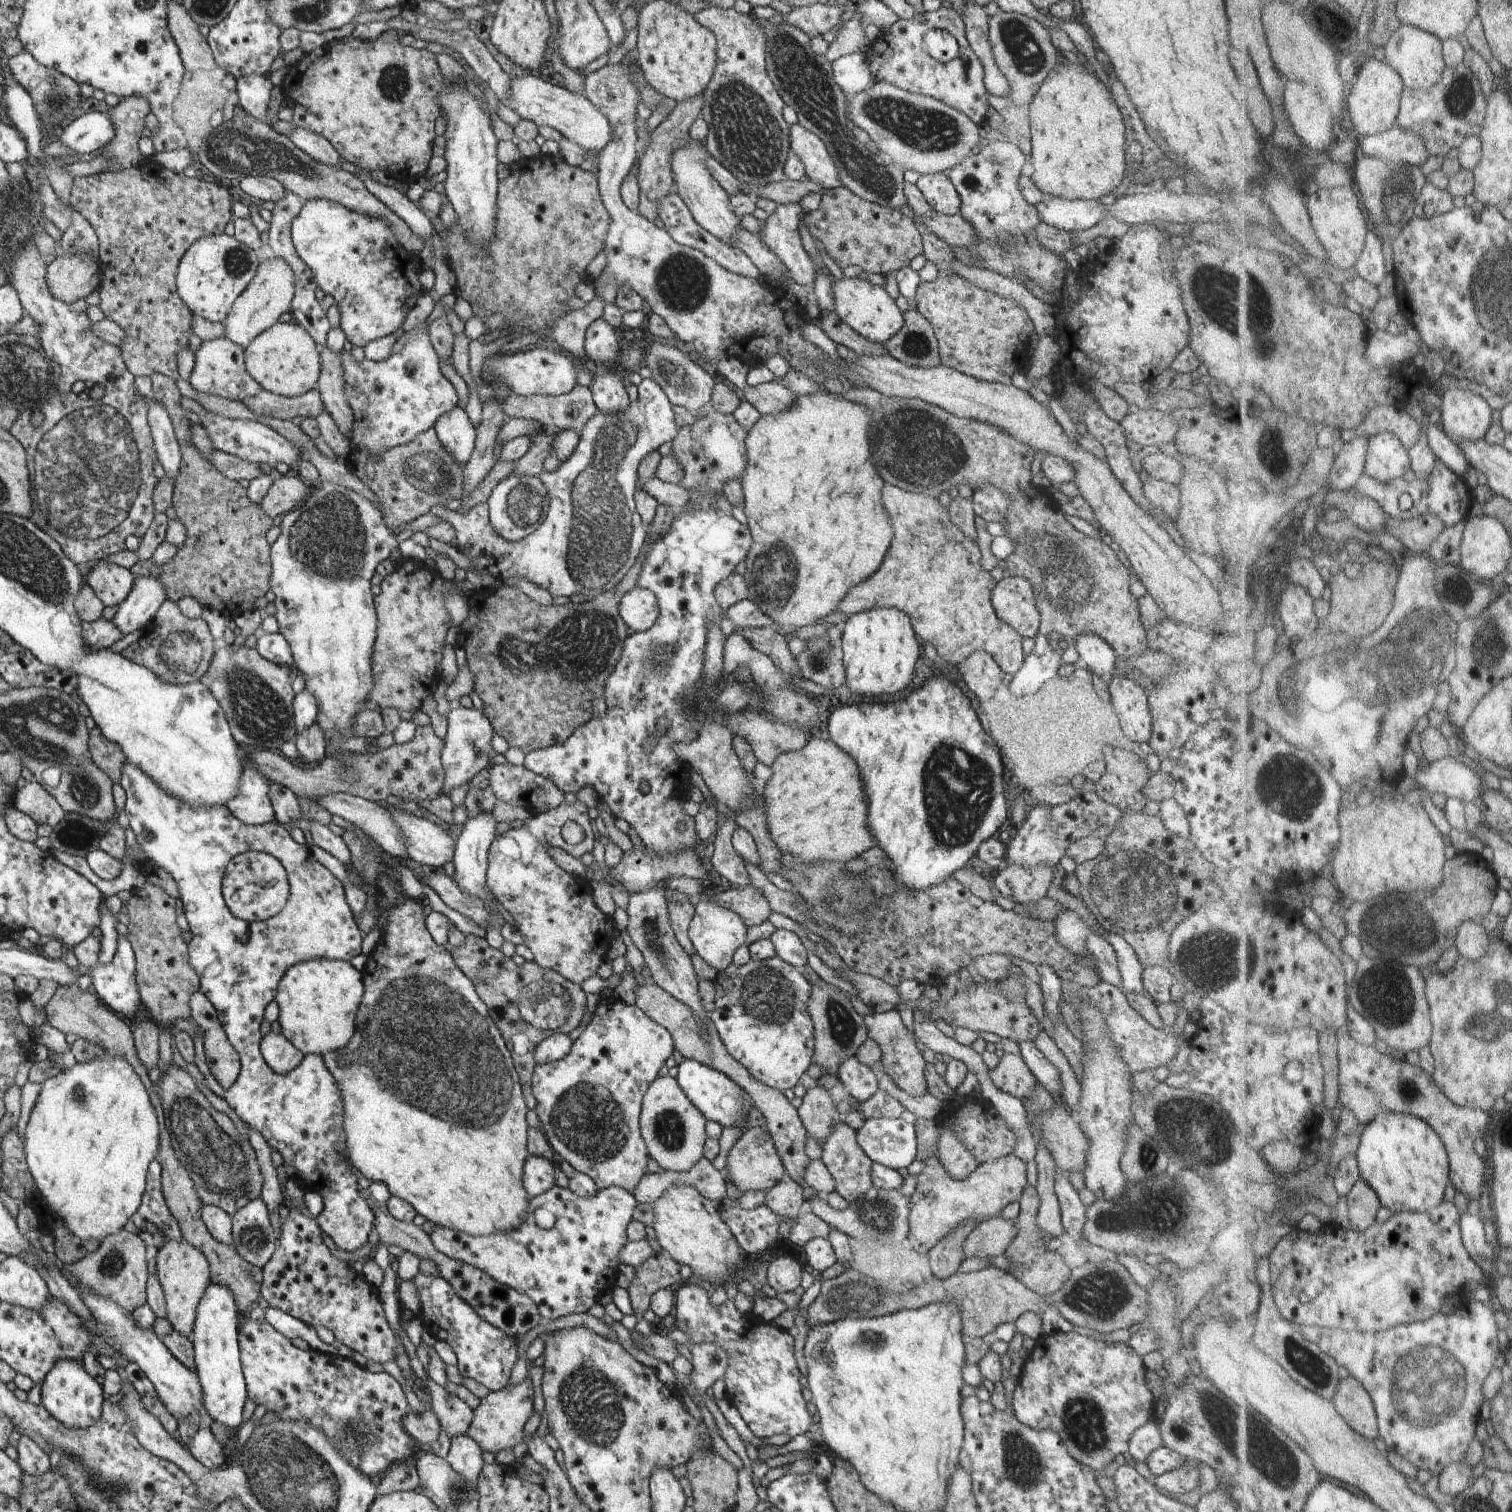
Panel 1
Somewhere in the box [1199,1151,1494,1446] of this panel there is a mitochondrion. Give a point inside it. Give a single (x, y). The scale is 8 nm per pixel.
(1432, 1389)

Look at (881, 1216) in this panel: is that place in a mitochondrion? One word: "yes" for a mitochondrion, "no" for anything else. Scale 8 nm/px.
yes

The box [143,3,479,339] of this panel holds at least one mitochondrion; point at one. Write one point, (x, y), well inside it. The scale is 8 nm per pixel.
(232, 146)

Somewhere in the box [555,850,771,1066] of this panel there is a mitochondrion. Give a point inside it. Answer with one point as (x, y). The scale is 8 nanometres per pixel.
(654, 942)

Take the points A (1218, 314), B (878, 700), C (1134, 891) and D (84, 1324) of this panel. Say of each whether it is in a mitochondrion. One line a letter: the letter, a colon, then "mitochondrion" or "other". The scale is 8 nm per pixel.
A: mitochondrion
B: other
C: mitochondrion
D: other

